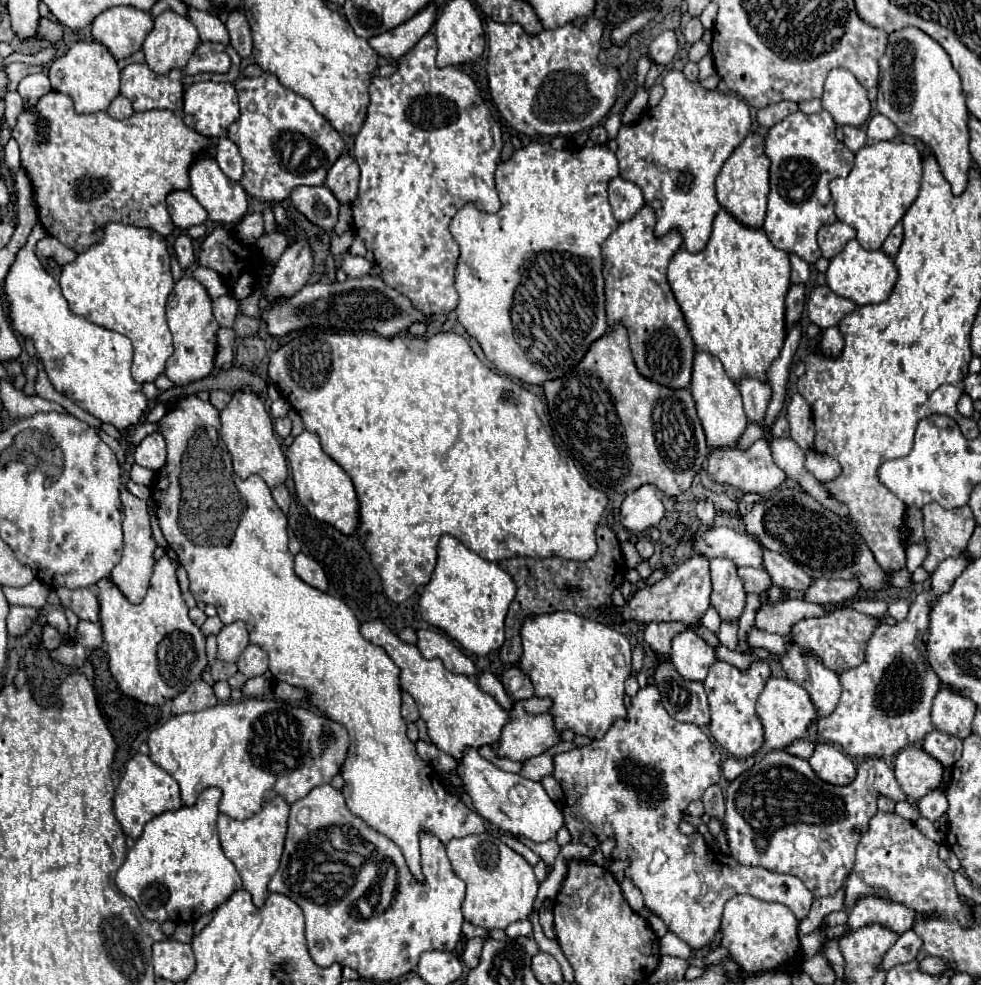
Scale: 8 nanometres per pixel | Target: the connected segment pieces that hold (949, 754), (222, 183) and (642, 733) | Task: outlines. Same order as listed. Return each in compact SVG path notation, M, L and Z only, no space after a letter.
M939 731L927 733L921 747L925 753L935 757L943 767L951 767L961 757L961 739Z
M203 151L189 167L189 181L191 181L191 193L195 195L195 199L207 209L209 219L215 223L223 223L223 225L231 225L243 219L245 211L247 211L247 199L245 199L245 191L237 181L231 181L221 167L217 165L215 157L209 151Z
M655 685L639 689L639 693L631 699L629 719L615 721L603 739L591 741L589 745L571 749L567 753L559 753L555 757L553 777L559 781L565 793L562 813L571 831L573 843L581 841L589 847L599 847L607 837L615 837L617 847L611 857L631 861L625 877L629 877L641 889L645 907L657 913L667 929L681 937L693 951L711 945L719 929L725 903L741 893L753 895L763 901L783 903L795 913L799 921L809 915L813 895L801 879L793 875L773 873L763 867L745 867L731 855L711 851L703 841L703 835L687 837L679 833L677 825L681 821L681 811L685 811L693 799L699 799L709 785L721 779L721 753L701 727L693 723L681 723L665 711Z

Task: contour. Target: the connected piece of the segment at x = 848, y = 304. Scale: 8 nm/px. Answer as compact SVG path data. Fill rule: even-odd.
M827 285L815 287L807 301L807 315L821 329L837 325L851 311L855 311L855 303L835 295Z

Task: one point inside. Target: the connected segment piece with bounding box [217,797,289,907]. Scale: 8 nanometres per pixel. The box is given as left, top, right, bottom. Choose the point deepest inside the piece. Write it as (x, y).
(254, 845)

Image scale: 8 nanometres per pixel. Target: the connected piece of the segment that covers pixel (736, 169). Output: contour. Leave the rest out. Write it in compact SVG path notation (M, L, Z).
M747 135L745 141L733 151L725 161L717 177L717 201L721 207L731 213L739 223L749 229L761 229L767 213L767 195L769 195L769 159L763 147L765 139L761 135Z

